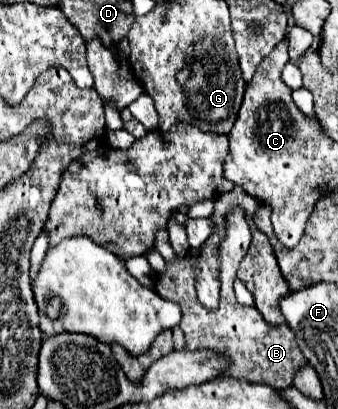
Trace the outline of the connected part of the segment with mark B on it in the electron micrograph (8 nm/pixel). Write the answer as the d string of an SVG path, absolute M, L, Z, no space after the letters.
M176 255L172 261L166 261L166 271L158 275L156 293L168 301L176 301L182 307L180 329L186 335L186 349L190 351L212 349L216 353L228 355L234 361L234 365L226 371L228 377L244 379L250 383L266 383L278 391L288 389L292 385L292 377L296 375L296 371L306 363L292 335L292 329L288 325L272 327L262 319L256 307L240 305L232 289L234 277L236 277L236 265L234 271L228 269L222 275L220 307L216 311L208 311L196 297L194 289L196 275L192 271L192 265L188 265L186 257Z

